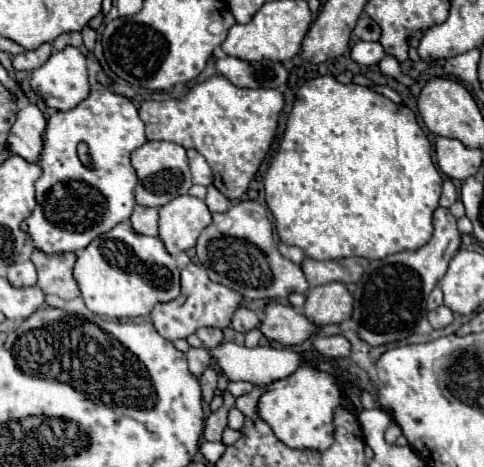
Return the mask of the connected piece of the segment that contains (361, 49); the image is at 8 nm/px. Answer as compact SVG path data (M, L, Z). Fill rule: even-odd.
M356 41L352 47L352 59L362 65L362 67L370 67L376 65L384 59L384 47L378 41Z

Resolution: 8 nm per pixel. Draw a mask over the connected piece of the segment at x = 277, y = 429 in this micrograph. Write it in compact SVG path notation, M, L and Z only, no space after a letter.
M302 365L288 381L274 381L260 397L258 413L272 427L276 437L294 449L328 449L332 445L332 413L342 401L340 389L328 373Z

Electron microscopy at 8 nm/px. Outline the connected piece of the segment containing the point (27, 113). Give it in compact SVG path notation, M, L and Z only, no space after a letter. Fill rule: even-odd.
M28 103L16 117L16 123L12 125L10 137L8 137L8 149L14 155L20 155L22 159L30 163L38 163L42 155L42 143L44 143L44 129L46 119L42 111Z

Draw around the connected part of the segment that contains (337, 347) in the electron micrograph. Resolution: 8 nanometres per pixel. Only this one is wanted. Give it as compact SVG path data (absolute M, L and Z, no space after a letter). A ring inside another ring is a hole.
M332 335L332 337L316 337L312 339L316 351L324 359L340 359L350 355L350 343L342 335Z

